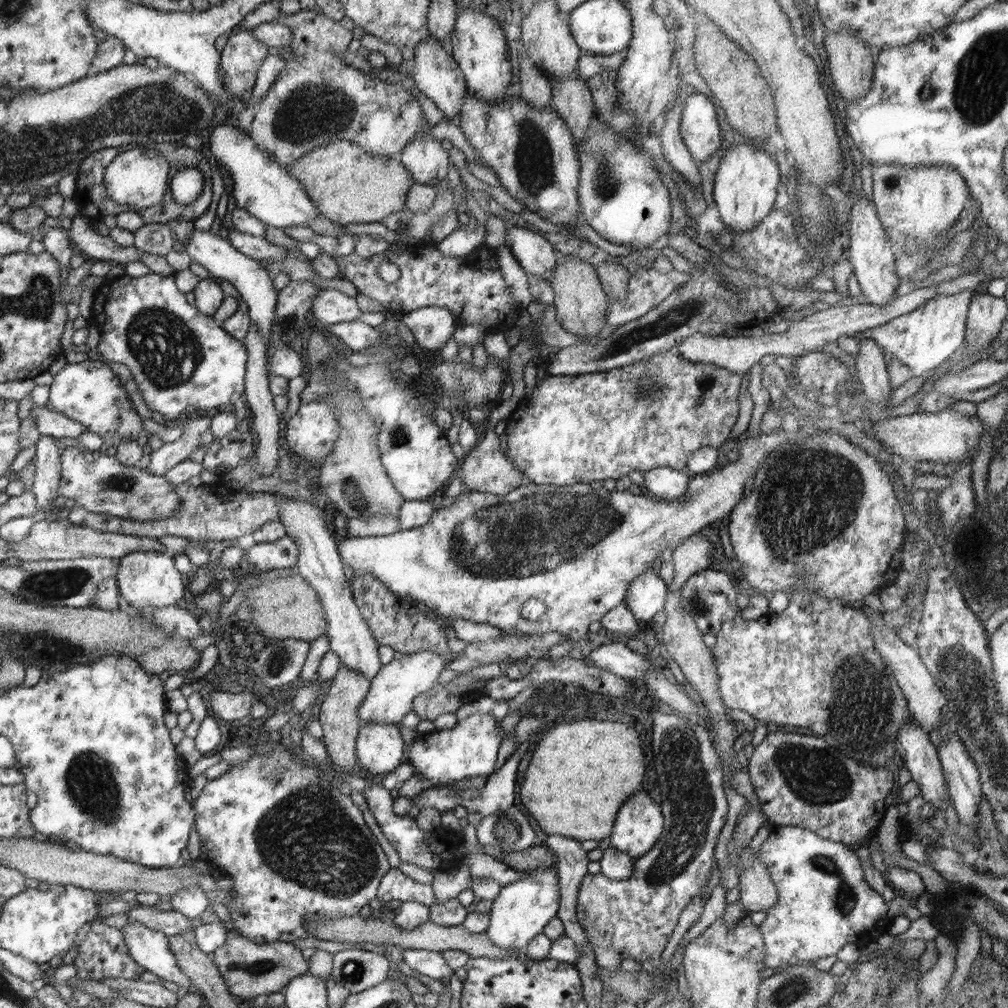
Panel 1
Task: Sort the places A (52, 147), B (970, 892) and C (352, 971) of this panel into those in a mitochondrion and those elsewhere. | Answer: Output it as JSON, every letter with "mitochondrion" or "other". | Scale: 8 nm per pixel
{"A":"mitochondrion","B":"other","C":"mitochondrion"}

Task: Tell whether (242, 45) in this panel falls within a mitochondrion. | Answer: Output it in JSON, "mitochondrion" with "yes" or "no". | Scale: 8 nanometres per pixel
{"mitochondrion":"no"}

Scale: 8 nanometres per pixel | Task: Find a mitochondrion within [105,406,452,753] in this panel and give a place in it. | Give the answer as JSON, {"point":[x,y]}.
{"point":[279,659]}

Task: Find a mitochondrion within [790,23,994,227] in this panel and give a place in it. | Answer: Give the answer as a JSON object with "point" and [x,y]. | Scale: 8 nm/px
{"point":[926,92]}

